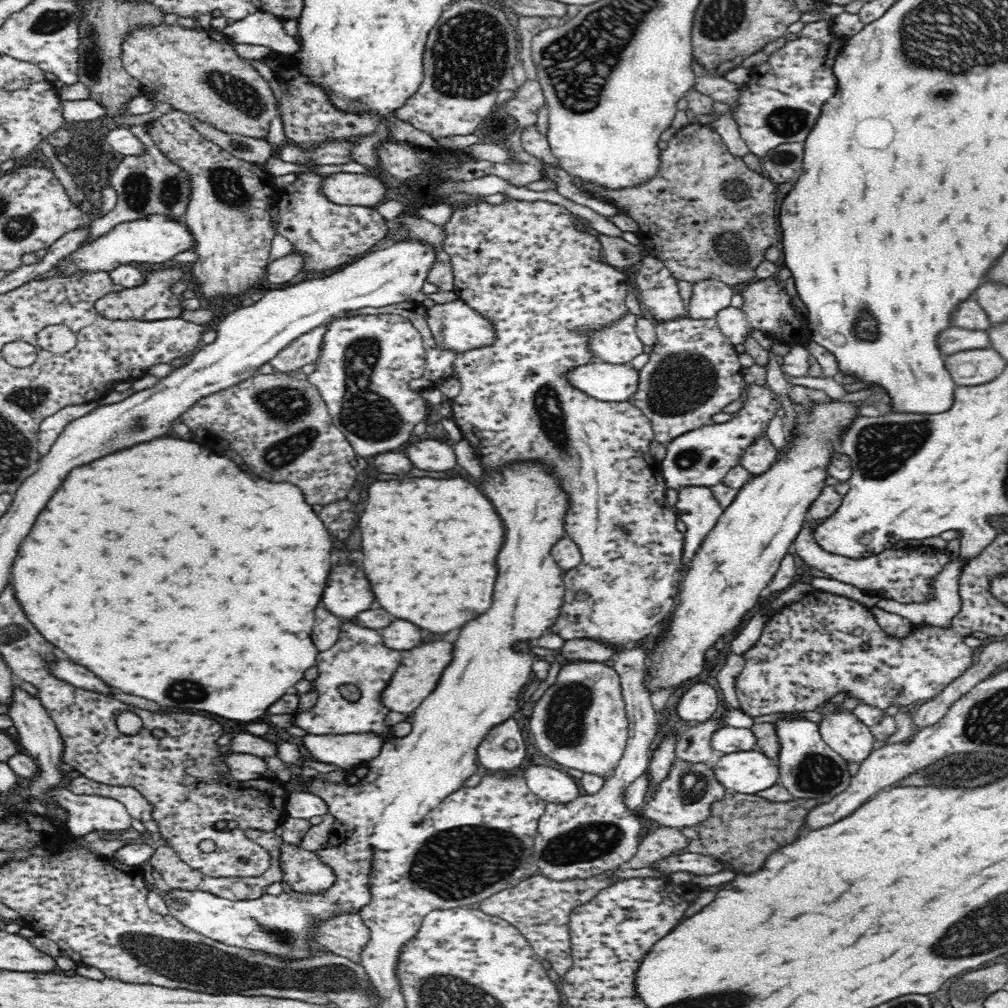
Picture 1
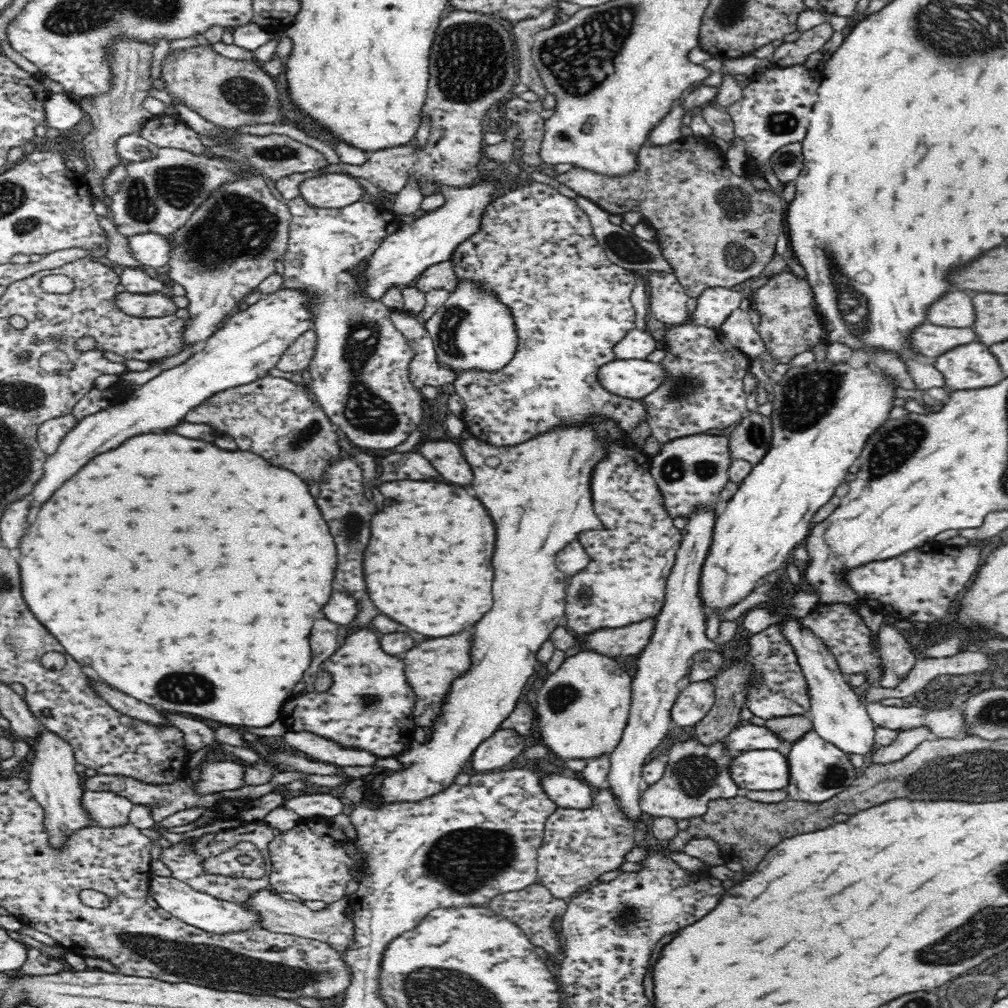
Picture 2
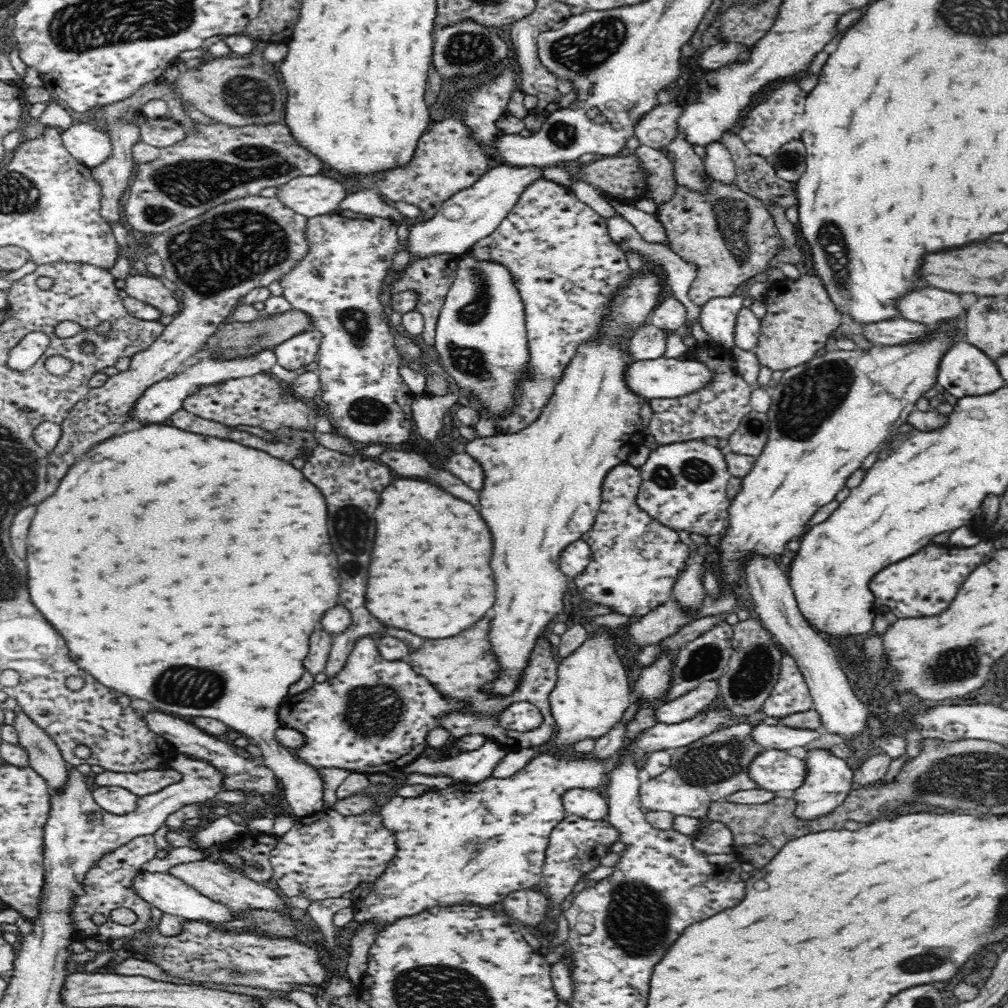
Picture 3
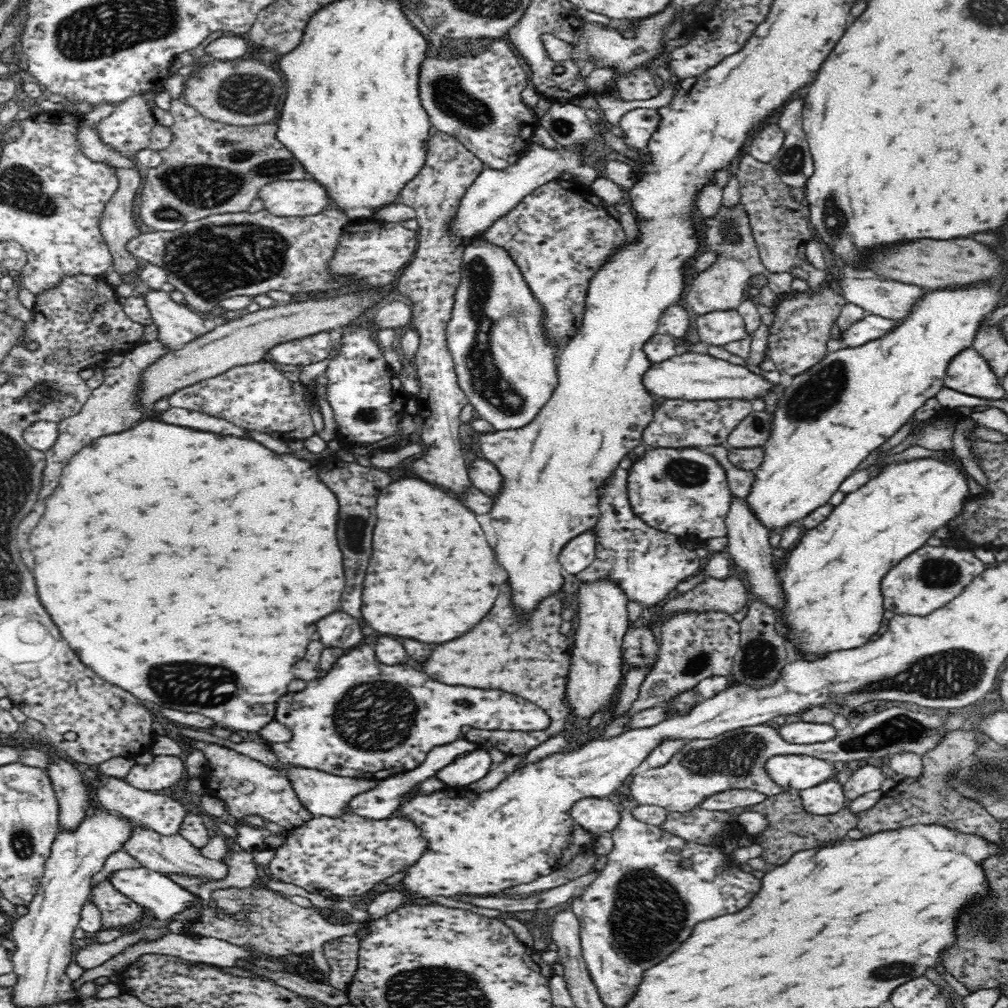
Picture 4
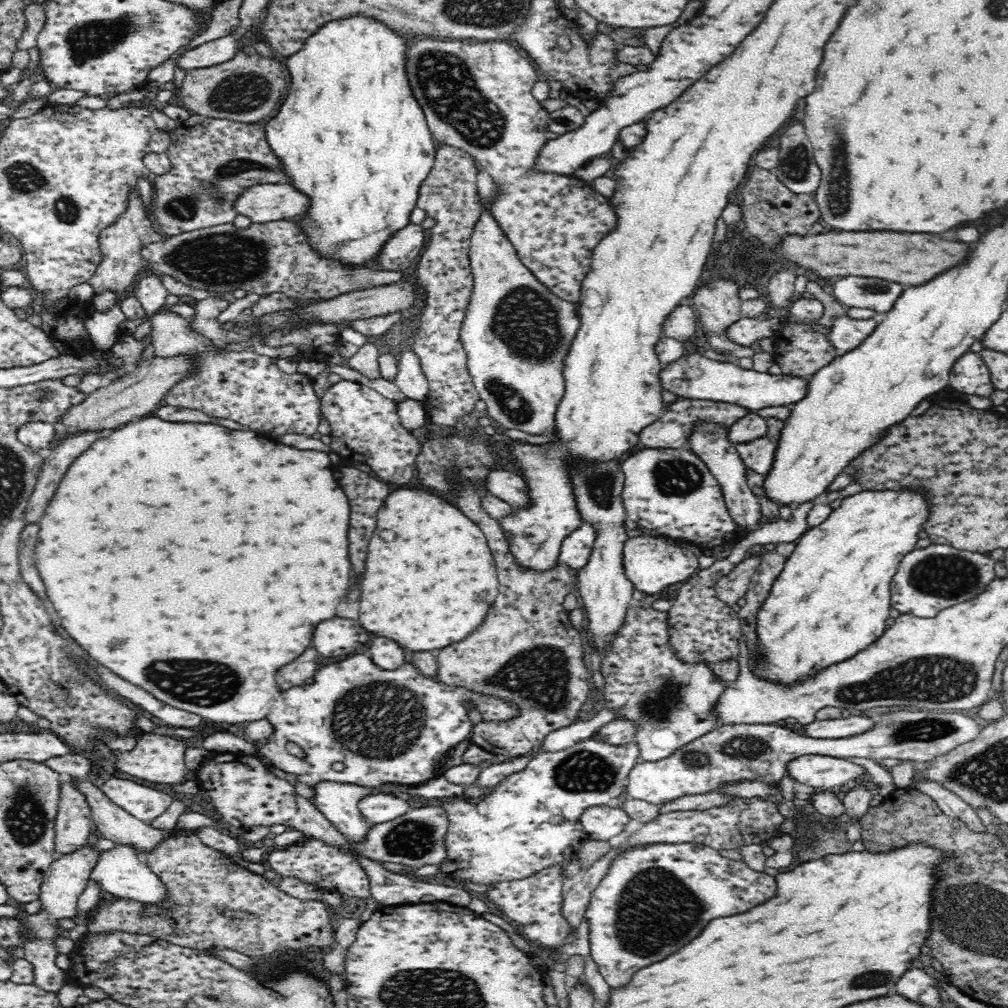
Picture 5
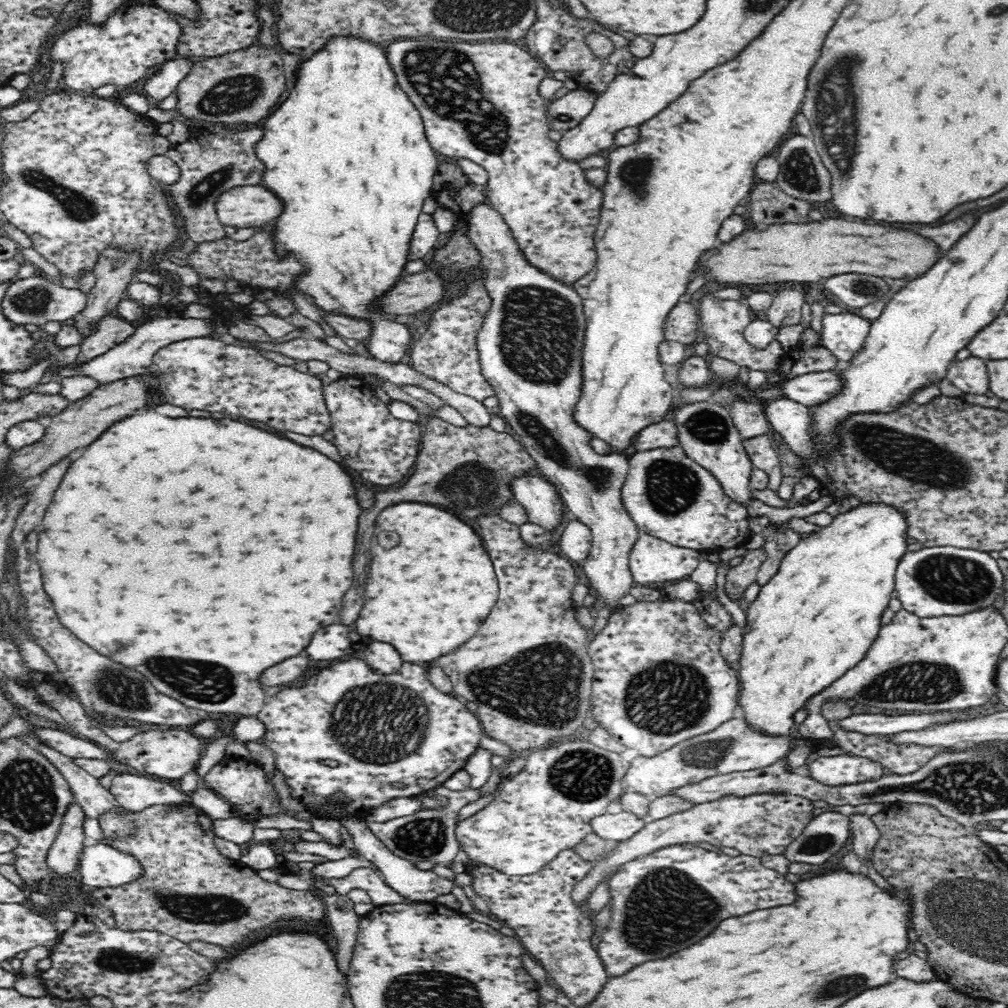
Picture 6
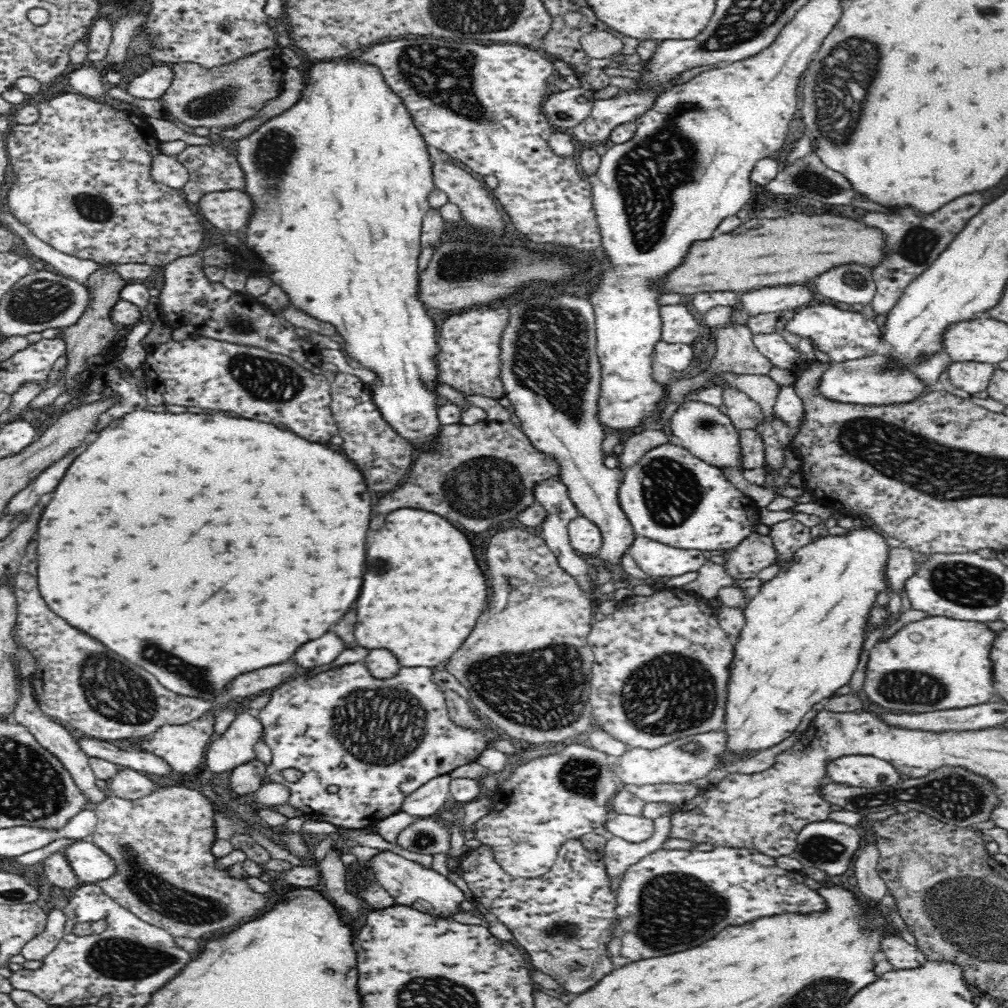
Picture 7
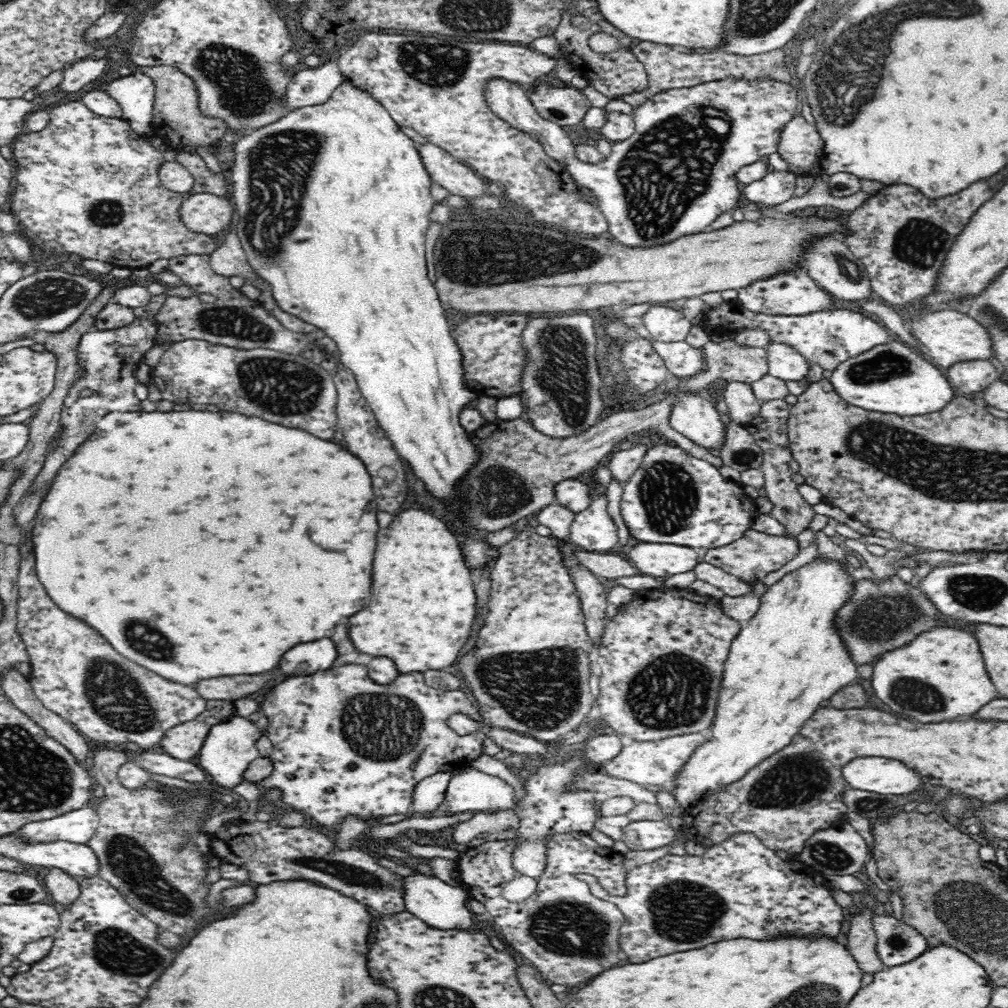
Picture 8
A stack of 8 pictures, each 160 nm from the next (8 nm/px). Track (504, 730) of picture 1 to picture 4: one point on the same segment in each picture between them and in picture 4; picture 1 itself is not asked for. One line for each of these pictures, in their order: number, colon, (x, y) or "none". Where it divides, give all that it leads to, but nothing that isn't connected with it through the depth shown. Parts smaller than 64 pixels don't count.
2: (495, 752)
3: (474, 766)
4: (473, 766)

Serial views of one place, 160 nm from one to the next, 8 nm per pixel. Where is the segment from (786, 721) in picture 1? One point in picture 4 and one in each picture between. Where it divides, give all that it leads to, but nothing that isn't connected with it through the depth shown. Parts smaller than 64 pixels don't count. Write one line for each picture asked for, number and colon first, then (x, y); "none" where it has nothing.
2: (819, 771)
3: (830, 780)
4: (828, 798)

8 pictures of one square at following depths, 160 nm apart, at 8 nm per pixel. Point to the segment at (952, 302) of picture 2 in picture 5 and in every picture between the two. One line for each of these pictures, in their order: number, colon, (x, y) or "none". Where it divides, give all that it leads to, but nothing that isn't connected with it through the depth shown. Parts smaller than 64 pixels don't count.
3: (927, 306)
4: (891, 299)
5: (857, 292)

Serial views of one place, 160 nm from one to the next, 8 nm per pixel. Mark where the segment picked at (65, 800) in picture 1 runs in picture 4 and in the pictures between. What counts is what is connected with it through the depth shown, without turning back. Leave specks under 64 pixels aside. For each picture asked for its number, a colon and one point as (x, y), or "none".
2: (108, 809)
3: (117, 799)
4: (164, 815)

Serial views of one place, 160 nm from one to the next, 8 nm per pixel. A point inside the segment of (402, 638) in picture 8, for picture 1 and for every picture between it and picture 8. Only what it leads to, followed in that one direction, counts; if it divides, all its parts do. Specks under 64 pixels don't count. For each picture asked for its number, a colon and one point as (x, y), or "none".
1: (429, 546)
2: (428, 567)
3: (430, 574)
4: (449, 587)
5: (431, 585)
6: (427, 596)
7: (423, 593)

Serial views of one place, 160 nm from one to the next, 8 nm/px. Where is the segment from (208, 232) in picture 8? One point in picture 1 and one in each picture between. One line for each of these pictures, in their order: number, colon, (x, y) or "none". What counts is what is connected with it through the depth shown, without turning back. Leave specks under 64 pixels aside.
1: (343, 188)
2: (328, 191)
3: (313, 196)
4: (282, 199)
5: (264, 203)
6: (249, 206)
7: (227, 210)

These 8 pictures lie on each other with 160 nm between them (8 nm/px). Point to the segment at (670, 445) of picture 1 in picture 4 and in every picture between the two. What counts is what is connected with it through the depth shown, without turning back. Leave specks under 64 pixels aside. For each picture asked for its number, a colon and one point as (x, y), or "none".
2: (690, 473)
3: (683, 486)
4: (683, 492)

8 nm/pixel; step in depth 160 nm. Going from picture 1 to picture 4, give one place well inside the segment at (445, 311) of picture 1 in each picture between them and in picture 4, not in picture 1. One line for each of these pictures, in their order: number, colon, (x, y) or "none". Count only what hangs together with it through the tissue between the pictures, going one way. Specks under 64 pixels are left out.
2: (474, 330)
3: (481, 336)
4: (506, 363)

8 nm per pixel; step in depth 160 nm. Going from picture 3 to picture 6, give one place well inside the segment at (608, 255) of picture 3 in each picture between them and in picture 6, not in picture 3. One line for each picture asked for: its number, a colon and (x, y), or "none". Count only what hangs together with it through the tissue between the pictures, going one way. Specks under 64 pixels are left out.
4: (559, 234)
5: (477, 98)
6: (481, 102)

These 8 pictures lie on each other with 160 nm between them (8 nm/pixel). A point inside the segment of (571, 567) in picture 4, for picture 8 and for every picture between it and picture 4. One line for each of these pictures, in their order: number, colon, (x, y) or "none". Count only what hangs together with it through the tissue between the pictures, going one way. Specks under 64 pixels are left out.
5: (575, 551)
6: (577, 539)
7: (586, 537)
8: (594, 530)

